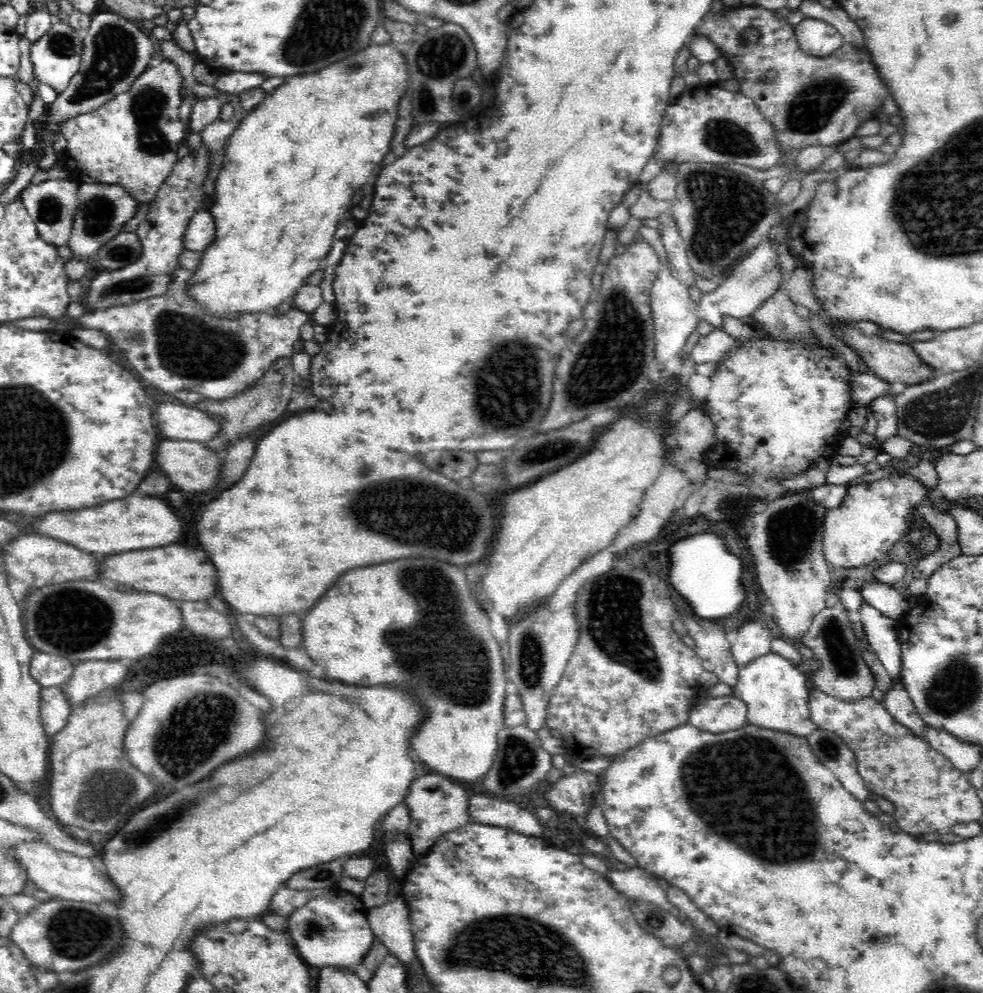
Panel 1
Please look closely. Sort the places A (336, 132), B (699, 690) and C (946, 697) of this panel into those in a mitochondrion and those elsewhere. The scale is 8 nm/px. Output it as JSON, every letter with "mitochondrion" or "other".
{"A":"other","B":"other","C":"mitochondrion"}

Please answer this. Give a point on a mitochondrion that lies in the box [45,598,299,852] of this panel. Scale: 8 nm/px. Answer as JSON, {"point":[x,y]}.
{"point":[191,739]}

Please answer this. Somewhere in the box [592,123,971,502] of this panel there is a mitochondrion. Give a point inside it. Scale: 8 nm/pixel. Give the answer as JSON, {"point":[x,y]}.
{"point":[726,210]}

